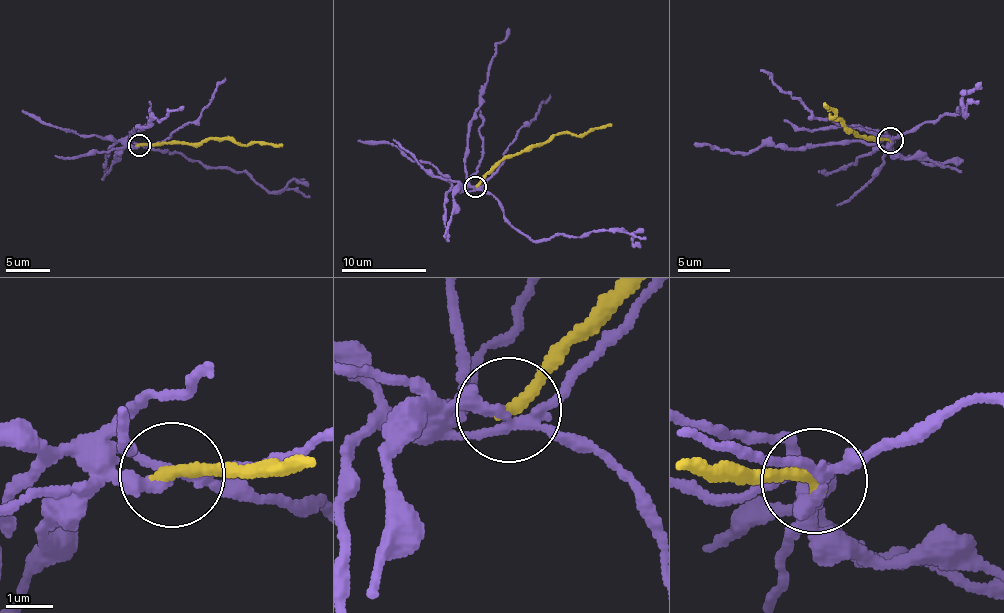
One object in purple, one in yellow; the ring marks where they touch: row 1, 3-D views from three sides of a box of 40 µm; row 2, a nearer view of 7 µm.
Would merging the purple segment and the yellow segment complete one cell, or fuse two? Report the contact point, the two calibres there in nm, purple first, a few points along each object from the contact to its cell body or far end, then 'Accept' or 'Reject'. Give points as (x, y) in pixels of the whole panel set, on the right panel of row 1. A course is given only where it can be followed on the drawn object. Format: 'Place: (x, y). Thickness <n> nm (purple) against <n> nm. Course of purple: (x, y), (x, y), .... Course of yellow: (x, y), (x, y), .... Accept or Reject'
Place: (890, 140). Thickness 200 nm (purple) against 280 nm. Course of purple: (891, 142), (897, 134), (960, 112), (957, 110), (964, 104), (963, 115), (962, 97), (981, 81). Course of yellow: (891, 140), (859, 135), (832, 116), (836, 113), (832, 108), (823, 105). Reject

